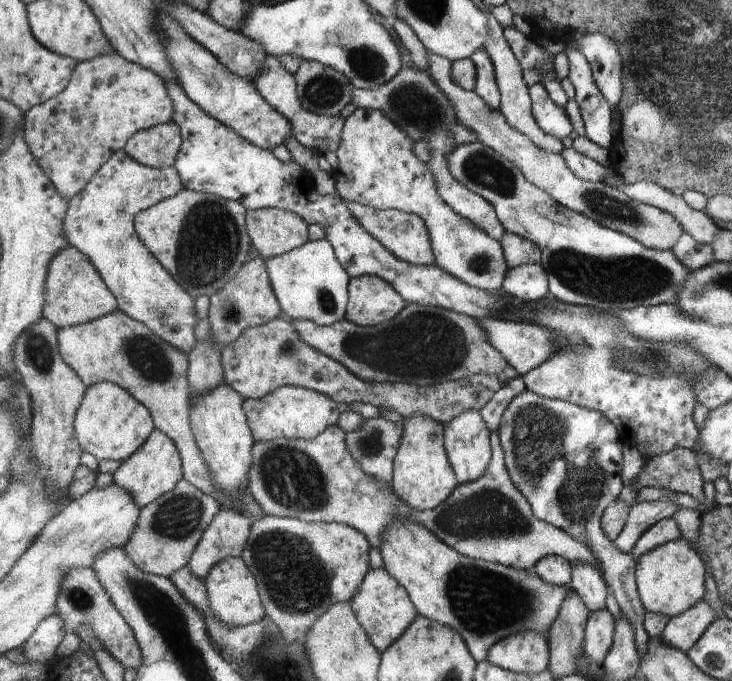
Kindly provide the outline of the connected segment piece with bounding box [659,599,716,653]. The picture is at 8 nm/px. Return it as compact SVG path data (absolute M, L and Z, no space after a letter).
M699 599L691 608L681 614L669 617L659 638L673 648L689 650L703 631L716 619L715 612L703 599Z

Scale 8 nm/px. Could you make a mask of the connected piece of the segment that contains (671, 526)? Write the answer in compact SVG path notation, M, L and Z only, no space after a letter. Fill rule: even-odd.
M671 517L661 519L641 534L629 553L636 562L636 560L648 550L679 538L681 538L681 536L676 522Z

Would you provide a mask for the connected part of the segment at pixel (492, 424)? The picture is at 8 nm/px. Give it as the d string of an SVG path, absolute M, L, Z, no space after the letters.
M522 377L513 378L482 408L482 417L492 433L498 432L507 408L524 391L527 385Z

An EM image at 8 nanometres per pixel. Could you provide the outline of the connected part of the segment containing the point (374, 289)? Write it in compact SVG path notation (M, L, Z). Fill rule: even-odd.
M365 275L350 278L346 318L362 327L392 321L409 303L384 278Z

